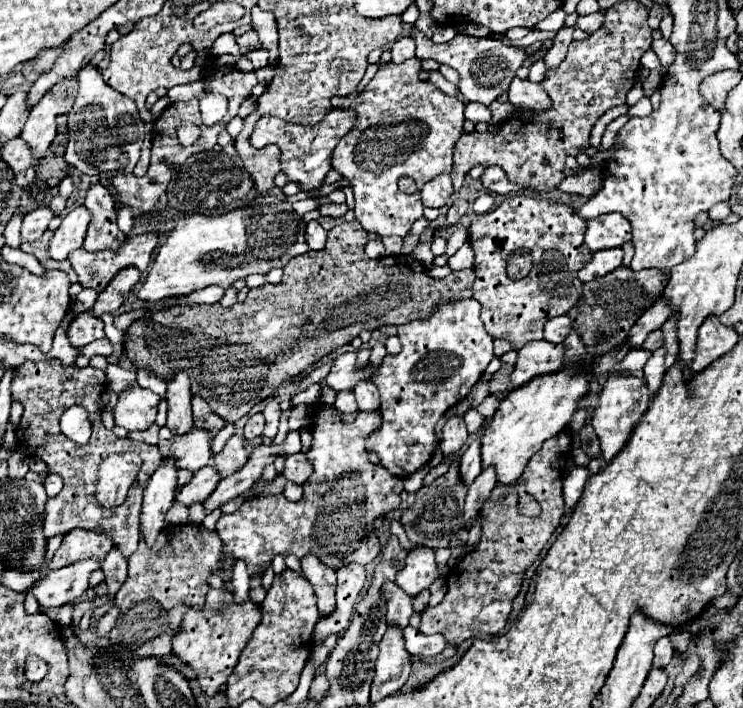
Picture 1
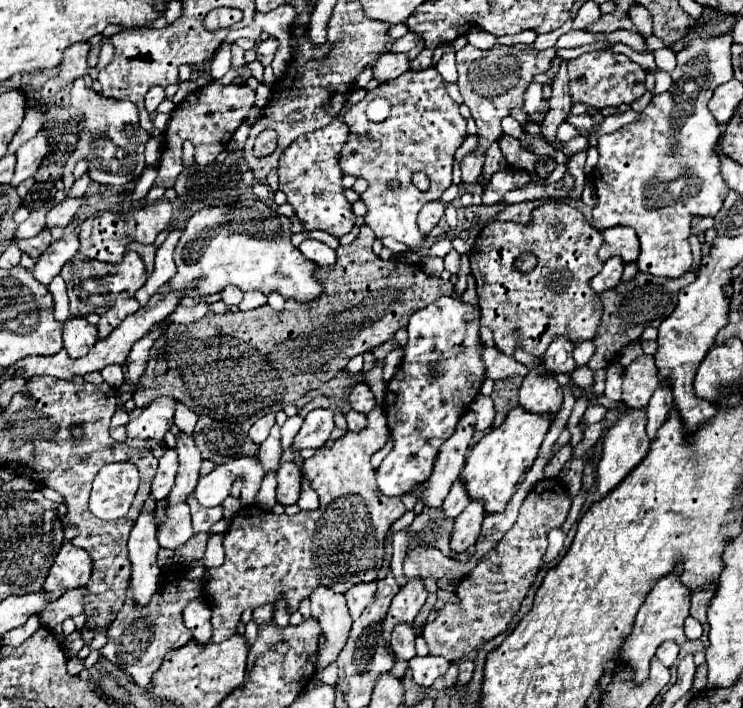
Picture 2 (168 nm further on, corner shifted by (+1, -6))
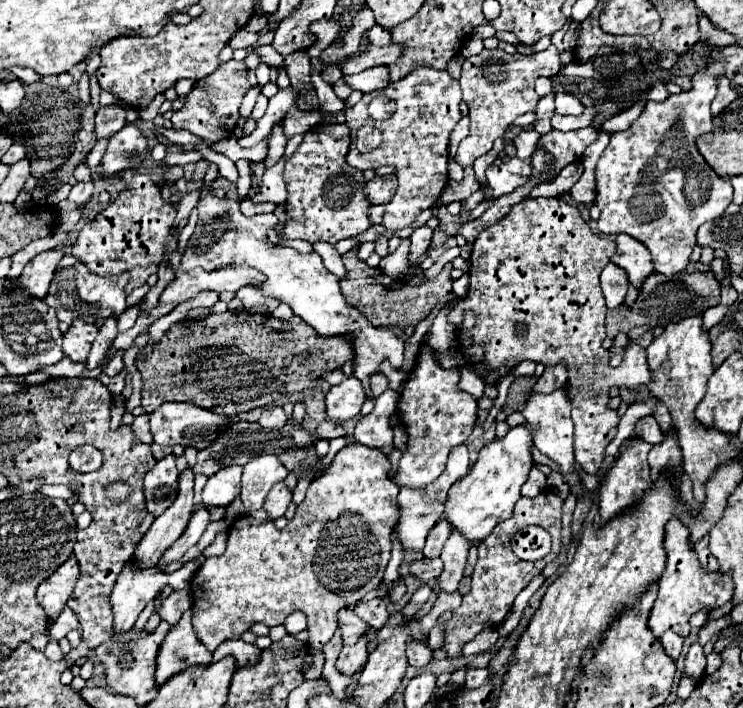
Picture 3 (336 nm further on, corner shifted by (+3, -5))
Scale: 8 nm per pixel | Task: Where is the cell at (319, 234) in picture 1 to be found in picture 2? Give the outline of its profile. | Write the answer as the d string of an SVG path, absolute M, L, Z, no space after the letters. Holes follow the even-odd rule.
M306 239L306 241L302 241L302 245L298 249L304 257L308 257L310 261L314 261L318 265L334 265L336 263L336 251L330 249L328 245L324 245L322 241Z

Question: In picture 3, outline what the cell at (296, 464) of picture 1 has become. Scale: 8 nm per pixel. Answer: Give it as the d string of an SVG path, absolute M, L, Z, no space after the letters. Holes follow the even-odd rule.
M280 482L280 484L274 484L272 490L268 492L264 510L268 512L270 520L276 520L276 518L284 516L284 512L286 512L290 502L292 502L292 492L290 492L290 488L284 482Z

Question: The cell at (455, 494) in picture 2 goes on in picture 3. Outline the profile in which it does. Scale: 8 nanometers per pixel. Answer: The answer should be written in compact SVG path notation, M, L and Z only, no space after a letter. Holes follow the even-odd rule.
M444 518L438 520L436 526L432 528L432 532L428 532L428 540L426 540L426 546L424 546L422 554L424 554L426 558L436 558L436 556L440 556L440 550L442 550L442 546L444 546L450 530L452 530L452 528L448 528L448 520L444 520Z

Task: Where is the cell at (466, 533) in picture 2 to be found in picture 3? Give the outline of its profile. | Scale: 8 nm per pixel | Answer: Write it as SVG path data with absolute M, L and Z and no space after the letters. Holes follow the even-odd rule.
M452 528L444 548L442 548L442 562L444 562L444 572L438 576L438 588L436 590L446 590L446 592L454 592L458 588L458 582L462 578L464 566L466 566L466 556L468 556L468 540L464 540L464 536L460 536L460 532L456 532L456 528Z

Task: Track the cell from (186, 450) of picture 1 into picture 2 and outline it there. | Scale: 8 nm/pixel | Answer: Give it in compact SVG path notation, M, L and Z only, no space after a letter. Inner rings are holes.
M166 449L166 453L160 457L158 471L152 479L152 497L156 501L162 501L168 497L170 489L174 487L176 471L178 471L178 455L174 449Z

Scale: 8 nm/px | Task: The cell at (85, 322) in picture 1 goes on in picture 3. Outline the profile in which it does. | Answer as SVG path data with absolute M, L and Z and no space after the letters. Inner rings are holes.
M74 320L68 328L68 332L64 334L64 344L62 344L64 354L74 362L84 362L90 352L90 346L96 338L96 332L98 332L96 324L88 324L84 320Z

